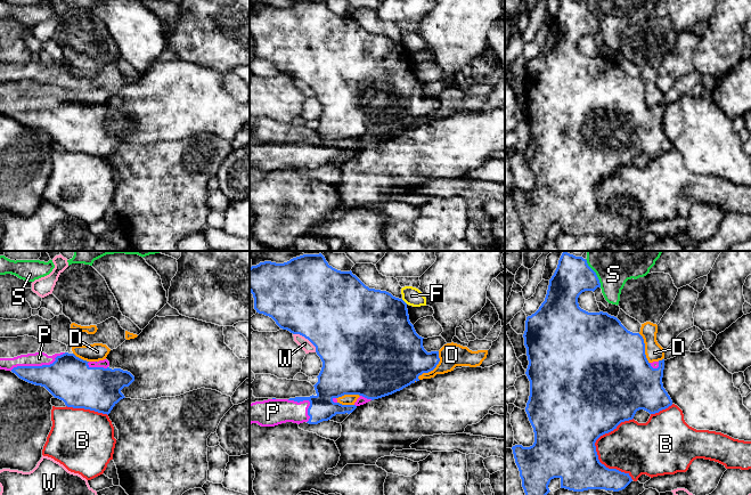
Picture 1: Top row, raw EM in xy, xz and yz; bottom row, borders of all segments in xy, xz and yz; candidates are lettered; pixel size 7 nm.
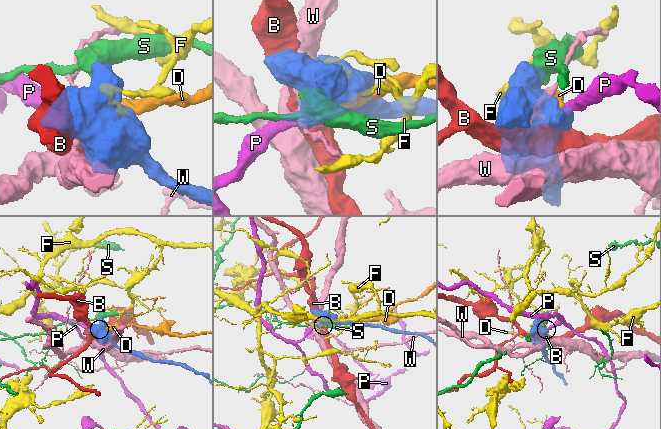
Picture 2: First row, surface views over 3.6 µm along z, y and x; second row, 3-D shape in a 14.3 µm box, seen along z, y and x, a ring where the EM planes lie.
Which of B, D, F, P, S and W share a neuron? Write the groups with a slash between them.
B / D / F / P / S / W

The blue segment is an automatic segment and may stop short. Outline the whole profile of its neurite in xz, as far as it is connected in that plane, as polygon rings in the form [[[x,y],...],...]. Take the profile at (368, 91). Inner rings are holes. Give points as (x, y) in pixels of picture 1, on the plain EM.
[[[300,0],[284,8],[264,6],[256,10],[252,10],[250,13],[250,36],[253,39],[254,54],[256,57],[271,62],[280,73],[287,74],[293,79],[300,79],[308,83],[316,91],[316,97],[323,106],[321,115],[317,121],[318,127],[313,130],[317,138],[316,140],[312,139],[310,141],[295,141],[289,144],[272,143],[263,146],[252,147],[250,148],[250,169],[258,168],[261,171],[275,171],[286,167],[293,167],[297,169],[303,167],[309,169],[318,169],[323,165],[330,164],[336,159],[350,159],[360,149],[392,139],[410,130],[411,128],[419,125],[419,120],[433,115],[440,106],[439,96],[427,97],[424,94],[424,82],[416,78],[414,70],[409,65],[407,48],[402,43],[395,42],[386,35],[369,33],[356,19],[353,19],[351,15],[341,16],[329,10],[324,0]],[[344,139],[359,139],[360,141],[353,149],[342,149],[337,146],[337,143]]]

